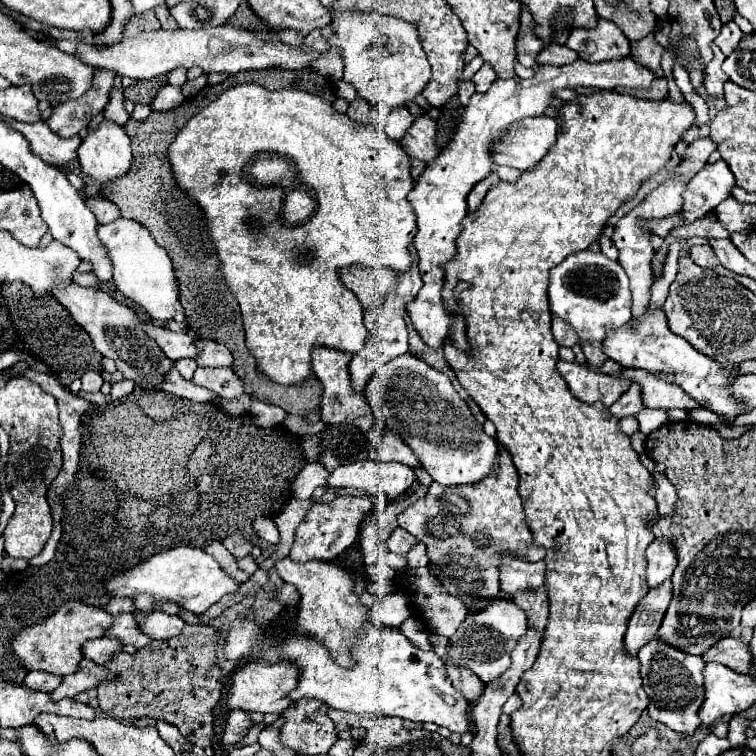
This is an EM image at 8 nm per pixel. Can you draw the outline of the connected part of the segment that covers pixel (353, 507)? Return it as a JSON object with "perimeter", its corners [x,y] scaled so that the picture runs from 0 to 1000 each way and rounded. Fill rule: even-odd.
{"perimeter":[[[444,656],[439,664],[413,667],[413,672],[405,677],[402,688],[392,698],[384,738],[394,743],[442,741],[447,733],[452,733],[471,717],[474,698],[489,675],[492,661],[487,656]]]}

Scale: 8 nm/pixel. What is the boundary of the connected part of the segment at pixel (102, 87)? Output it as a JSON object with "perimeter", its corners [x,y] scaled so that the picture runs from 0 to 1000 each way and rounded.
{"perimeter":[[[127,93],[127,103],[122,103],[122,114],[111,130],[101,130],[95,135],[82,135],[69,146],[69,153],[63,156],[63,167],[79,177],[82,183],[103,180],[103,175],[116,167],[122,153],[127,153],[146,130],[146,116],[153,103],[153,95],[148,93]]]}

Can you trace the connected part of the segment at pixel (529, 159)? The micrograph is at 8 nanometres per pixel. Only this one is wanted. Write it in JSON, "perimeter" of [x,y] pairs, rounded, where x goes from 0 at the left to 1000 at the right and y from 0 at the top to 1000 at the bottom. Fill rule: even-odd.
{"perimeter":[[[693,156],[688,167],[677,167],[677,172],[651,193],[651,209],[664,220],[701,225],[735,188],[735,177],[738,161],[733,156]]]}

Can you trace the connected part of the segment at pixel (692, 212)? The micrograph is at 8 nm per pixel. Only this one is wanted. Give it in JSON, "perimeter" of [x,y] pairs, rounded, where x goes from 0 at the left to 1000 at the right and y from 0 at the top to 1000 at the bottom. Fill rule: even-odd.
{"perimeter":[[[958,212],[934,217],[905,251],[905,267],[899,278],[902,294],[918,294],[921,288],[929,288],[934,280],[944,278],[958,262],[966,259],[971,246],[971,230]]]}

